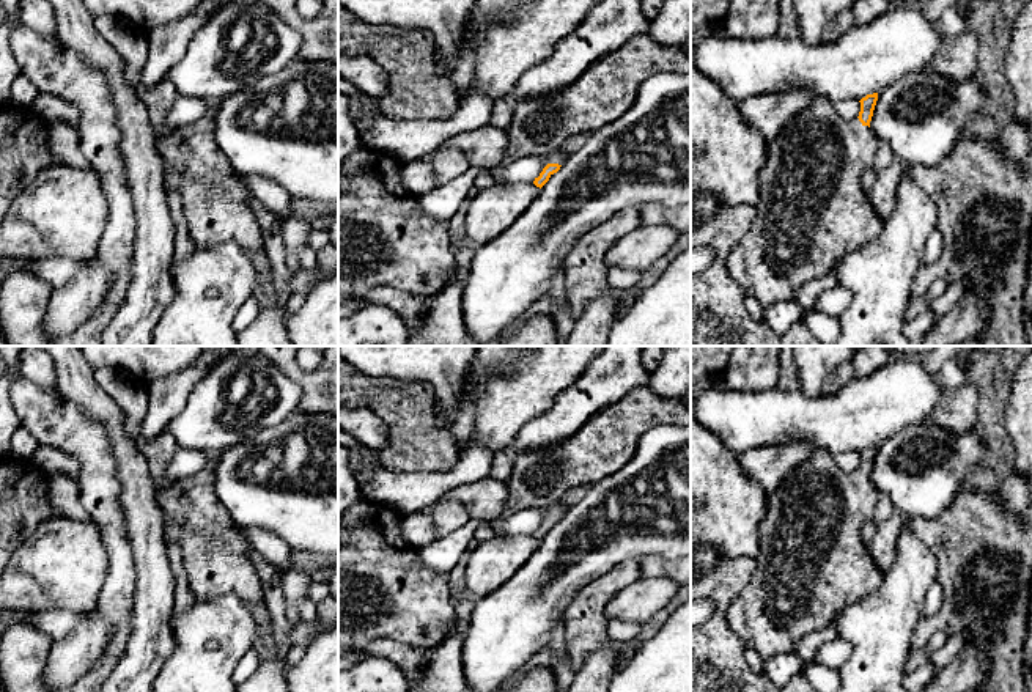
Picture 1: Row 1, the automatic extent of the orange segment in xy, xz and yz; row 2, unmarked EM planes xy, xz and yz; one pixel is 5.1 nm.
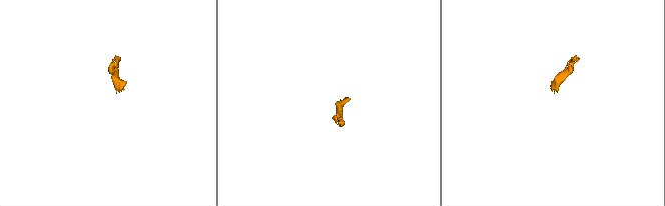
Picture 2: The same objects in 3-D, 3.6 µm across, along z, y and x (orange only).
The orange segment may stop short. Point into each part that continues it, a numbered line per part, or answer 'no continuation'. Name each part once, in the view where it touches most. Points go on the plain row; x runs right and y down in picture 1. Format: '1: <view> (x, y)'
1: xz (608, 441)

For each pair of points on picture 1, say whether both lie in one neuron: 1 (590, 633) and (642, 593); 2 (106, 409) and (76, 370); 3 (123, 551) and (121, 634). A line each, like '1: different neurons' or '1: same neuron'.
1: different neurons
2: same neuron
3: same neuron

